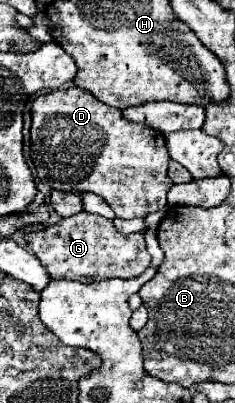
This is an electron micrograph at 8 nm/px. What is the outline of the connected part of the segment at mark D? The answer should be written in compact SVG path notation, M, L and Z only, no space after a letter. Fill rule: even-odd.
M70 87L36 97L32 103L30 133L32 133L30 157L34 161L36 175L50 189L72 193L84 191L96 193L114 209L114 213L120 219L146 217L150 213L166 209L166 193L172 187L172 181L168 181L166 175L170 157L164 137L156 129L124 119L120 109L104 105L102 101L92 97L92 93L80 87Z

